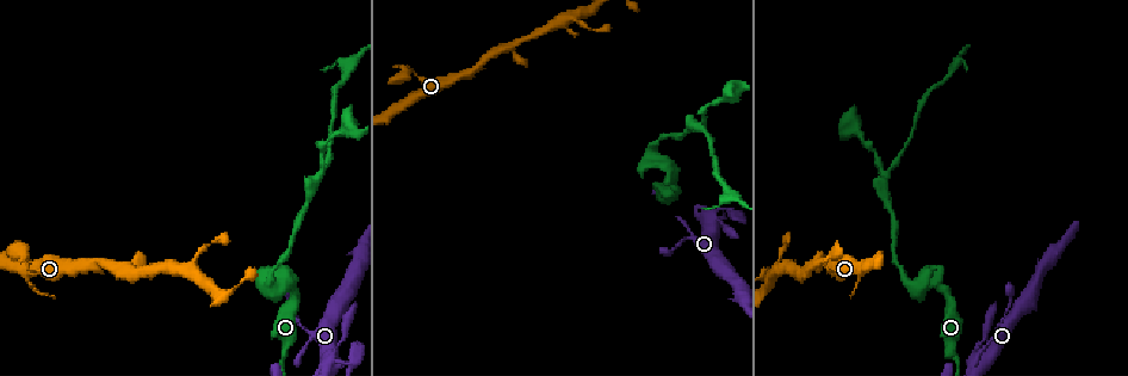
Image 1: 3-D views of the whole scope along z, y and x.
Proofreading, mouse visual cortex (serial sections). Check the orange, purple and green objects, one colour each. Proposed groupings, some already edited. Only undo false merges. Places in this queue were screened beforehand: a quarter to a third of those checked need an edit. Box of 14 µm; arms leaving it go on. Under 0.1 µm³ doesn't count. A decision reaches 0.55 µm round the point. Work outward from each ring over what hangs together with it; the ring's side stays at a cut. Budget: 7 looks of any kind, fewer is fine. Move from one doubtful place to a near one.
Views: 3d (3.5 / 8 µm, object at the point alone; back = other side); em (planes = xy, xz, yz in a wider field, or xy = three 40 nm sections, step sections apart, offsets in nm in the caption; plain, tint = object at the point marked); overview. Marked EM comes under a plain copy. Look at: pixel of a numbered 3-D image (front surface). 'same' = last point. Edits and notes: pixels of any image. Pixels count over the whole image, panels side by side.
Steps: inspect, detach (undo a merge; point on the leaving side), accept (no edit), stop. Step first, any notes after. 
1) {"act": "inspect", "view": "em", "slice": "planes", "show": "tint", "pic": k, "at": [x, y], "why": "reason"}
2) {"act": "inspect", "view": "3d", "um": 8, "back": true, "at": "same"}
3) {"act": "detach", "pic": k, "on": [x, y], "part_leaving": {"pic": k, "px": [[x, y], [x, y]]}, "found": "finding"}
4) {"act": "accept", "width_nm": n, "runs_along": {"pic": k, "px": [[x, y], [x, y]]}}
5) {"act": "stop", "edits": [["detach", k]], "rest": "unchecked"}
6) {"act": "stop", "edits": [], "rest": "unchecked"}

{"act": "inspect", "view": "3d", "um": 3.5, "pic": 1, "at": [719, 220], "why": "narrows sharply"}

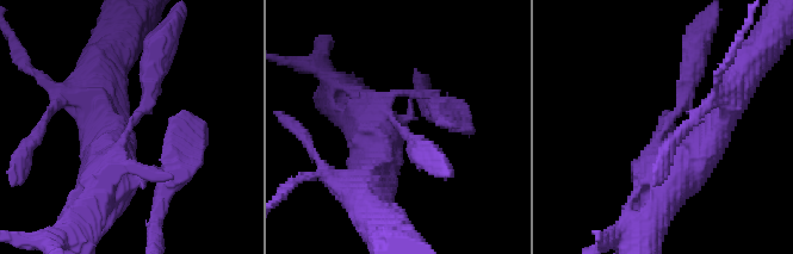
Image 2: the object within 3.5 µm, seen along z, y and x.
{"act": "inspect", "view": "em", "slice": "planes", "show": "tint", "pic": 2, "at": [664, 126], "why": "need the tissue"}

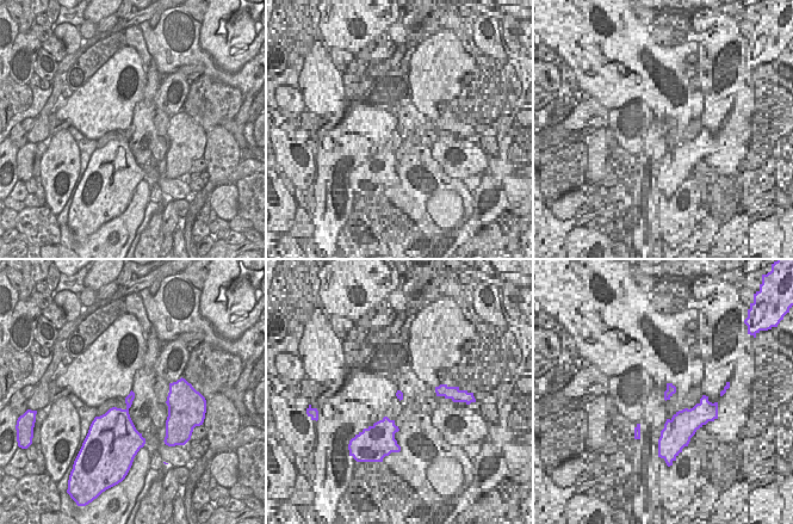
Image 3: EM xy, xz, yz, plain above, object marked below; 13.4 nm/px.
{"act": "accept", "found": "all the same cell"}

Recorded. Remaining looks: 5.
{"act": "inspect", "view": "3d", "um": 3.5, "pic": 1, "at": [908, 281], "why": "abrupt turn"}

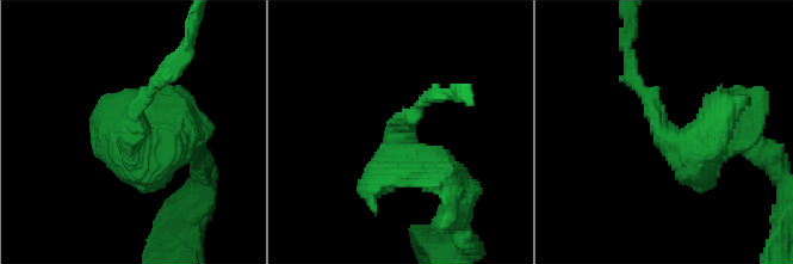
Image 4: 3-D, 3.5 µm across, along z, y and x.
{"act": "inspect", "view": "em", "slice": "xy", "step": 1, "show": "tint", "pic": 4, "at": [670, 137]}

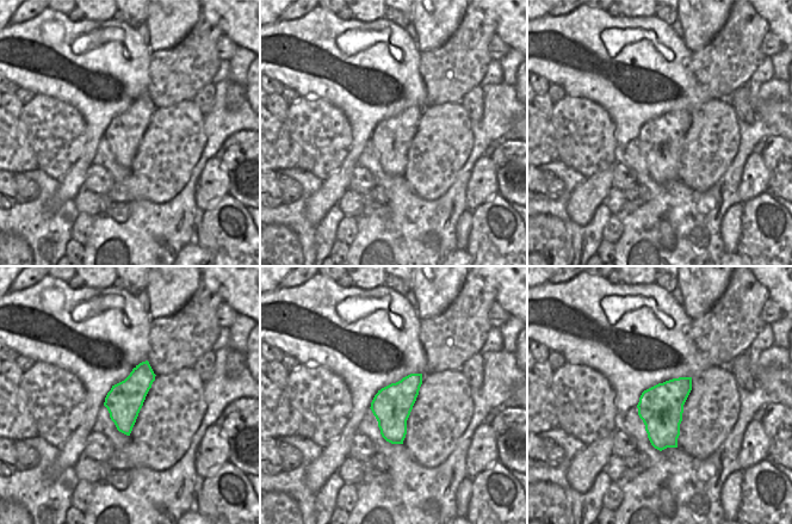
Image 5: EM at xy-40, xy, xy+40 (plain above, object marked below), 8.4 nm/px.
{"act": "inspect", "view": "em", "slice": "planes", "show": "tint", "at": "same", "why": "another direction"}

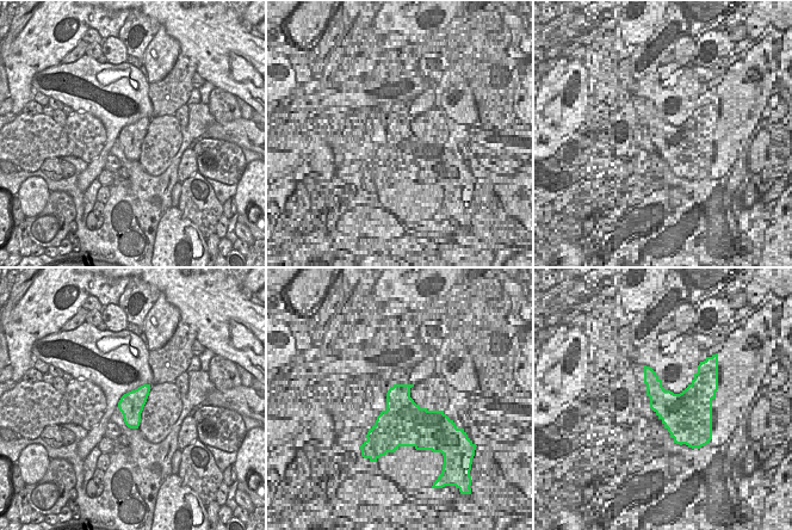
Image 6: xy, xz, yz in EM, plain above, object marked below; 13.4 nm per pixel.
{"act": "accept", "runs_along": {"pic": 4, "px": [[457, 206], [453, 180], [402, 153], [416, 110]]}, "found": "all the same cell"}

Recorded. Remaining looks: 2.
{"act": "inspect", "view": "3d", "um": 3.5, "pic": 1, "at": [884, 171], "why": "narrows sharply"}

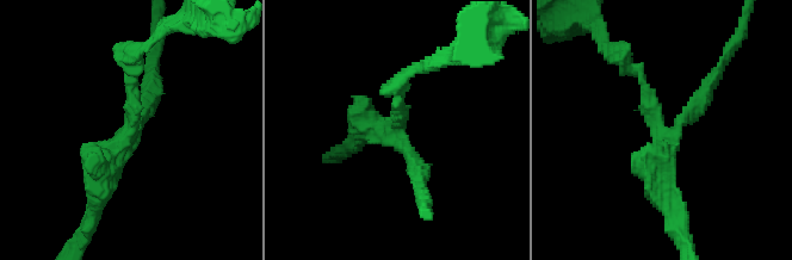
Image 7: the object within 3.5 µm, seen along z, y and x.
{"act": "inspect", "view": "em", "slice": "xy", "step": 3, "show": "tint", "pic": 7, "at": [126, 134], "arms": 3, "arm_widths_nm": [150, 200, 300]}

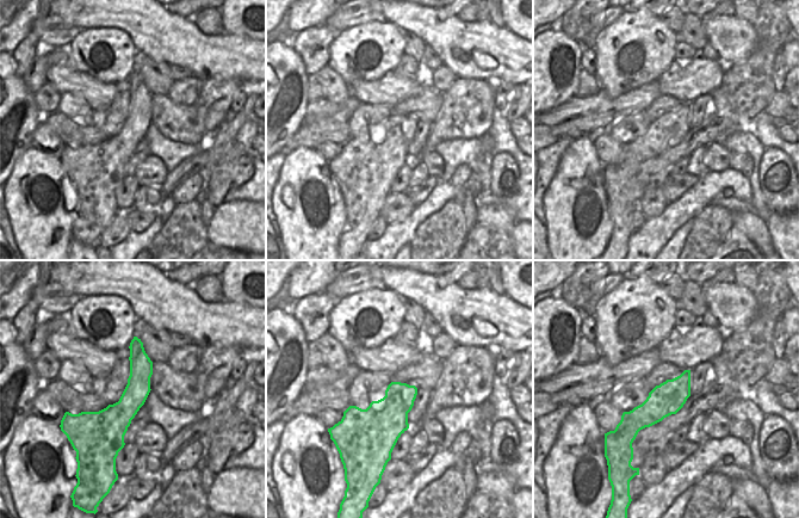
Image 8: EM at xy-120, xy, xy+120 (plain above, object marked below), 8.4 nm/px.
{"act": "accept", "runs_along": {"pic": 7, "px": [[94, 205], [131, 129], [131, 66]]}, "found": "all the same cell"}

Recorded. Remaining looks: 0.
{"act": "stop", "edits": [], "rest": "unchecked"}

